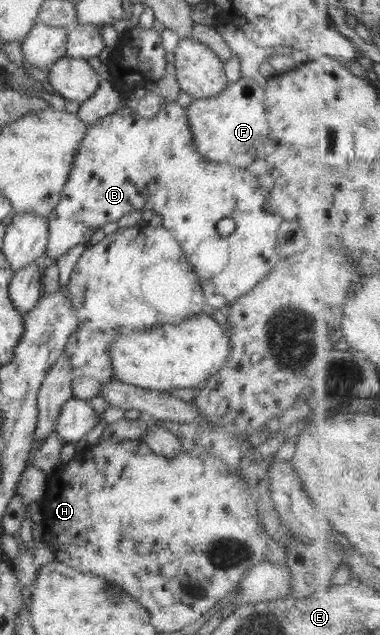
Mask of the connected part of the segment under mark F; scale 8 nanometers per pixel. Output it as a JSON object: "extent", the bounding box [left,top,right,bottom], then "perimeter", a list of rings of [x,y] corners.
{"extent":[186,77,270,166],"perimeter":[[[240,77],[216,96],[194,99],[186,108],[186,116],[194,137],[196,150],[208,161],[248,166],[264,158],[264,148],[270,129],[263,108],[263,88],[251,78]]]}

